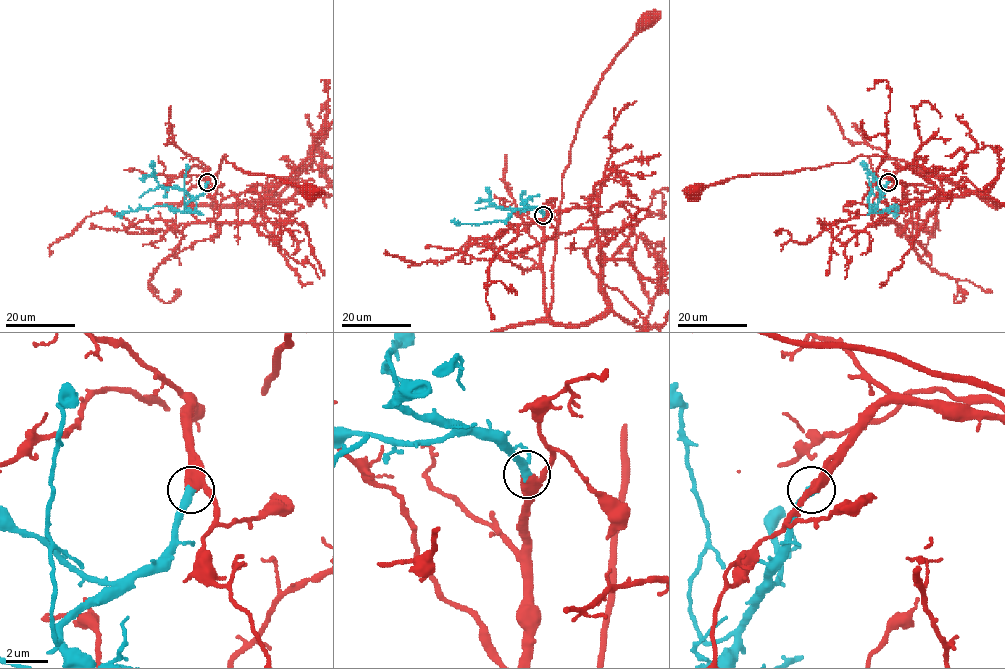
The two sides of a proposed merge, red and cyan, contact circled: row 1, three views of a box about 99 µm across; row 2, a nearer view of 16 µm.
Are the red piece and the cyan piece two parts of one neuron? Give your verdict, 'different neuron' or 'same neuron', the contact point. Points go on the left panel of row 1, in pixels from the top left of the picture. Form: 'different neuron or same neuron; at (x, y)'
same neuron; at (207, 182)

